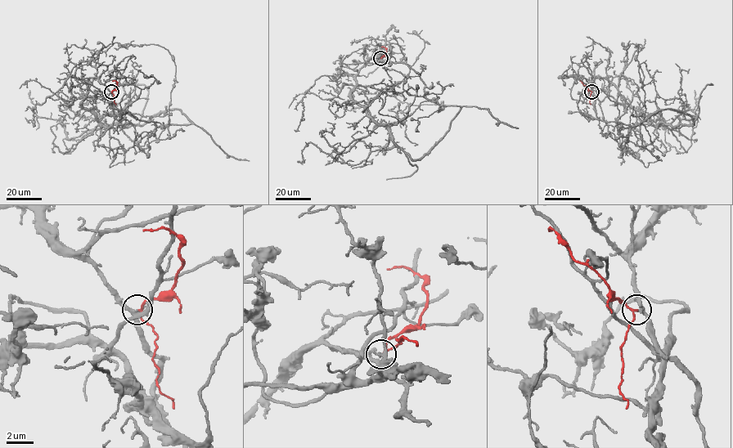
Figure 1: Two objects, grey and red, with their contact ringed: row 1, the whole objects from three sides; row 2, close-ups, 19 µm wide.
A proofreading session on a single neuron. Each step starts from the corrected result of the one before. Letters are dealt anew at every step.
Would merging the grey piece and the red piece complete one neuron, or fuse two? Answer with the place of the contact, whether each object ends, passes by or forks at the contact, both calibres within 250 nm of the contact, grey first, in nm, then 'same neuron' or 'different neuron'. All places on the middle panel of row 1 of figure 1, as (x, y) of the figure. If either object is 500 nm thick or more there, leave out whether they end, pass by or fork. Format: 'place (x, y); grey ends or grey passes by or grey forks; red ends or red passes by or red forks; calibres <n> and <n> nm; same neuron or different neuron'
place (380, 58); grey forks; red passes by; calibres 150 and 120 nm; different neuron

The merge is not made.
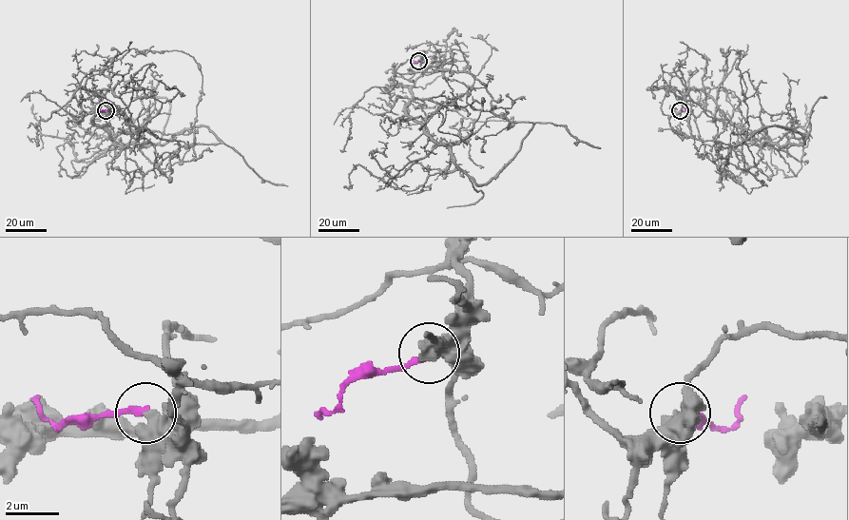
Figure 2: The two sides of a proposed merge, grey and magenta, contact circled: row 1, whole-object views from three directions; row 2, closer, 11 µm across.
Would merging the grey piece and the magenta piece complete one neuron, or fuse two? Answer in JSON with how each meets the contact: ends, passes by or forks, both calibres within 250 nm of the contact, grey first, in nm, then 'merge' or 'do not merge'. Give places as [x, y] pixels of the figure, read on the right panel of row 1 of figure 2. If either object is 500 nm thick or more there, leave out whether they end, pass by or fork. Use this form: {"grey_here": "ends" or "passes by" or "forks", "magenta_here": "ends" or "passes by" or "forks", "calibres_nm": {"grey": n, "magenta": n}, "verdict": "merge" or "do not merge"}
{"calibres_nm": {"grey": 550, "magenta": 240}, "verdict": "do not merge"}

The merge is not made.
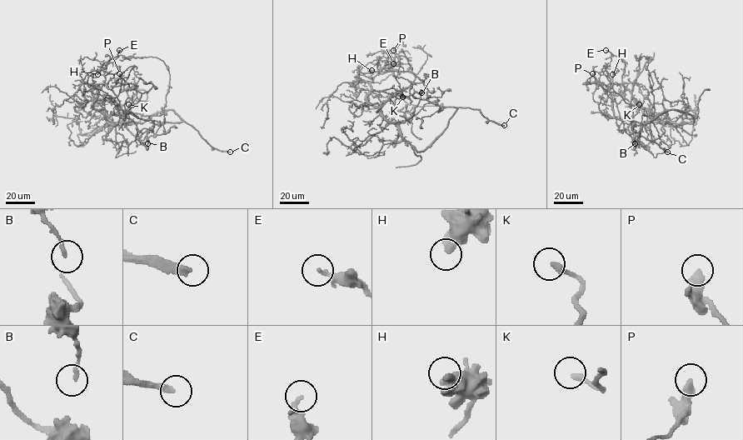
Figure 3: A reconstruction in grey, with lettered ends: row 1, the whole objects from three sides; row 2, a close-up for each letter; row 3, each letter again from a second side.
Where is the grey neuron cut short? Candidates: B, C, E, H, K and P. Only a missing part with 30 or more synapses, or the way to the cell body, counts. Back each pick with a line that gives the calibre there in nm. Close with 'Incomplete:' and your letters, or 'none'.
C: 320 nm thick
Incomplete: C

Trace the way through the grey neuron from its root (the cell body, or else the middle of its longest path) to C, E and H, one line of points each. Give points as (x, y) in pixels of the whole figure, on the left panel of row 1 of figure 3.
C: (120, 142), (131, 143), (156, 124), (185, 122), (213, 147), (230, 152)
E: (120, 142), (116, 143), (116, 127), (93, 107), (97, 90), (87, 82), (87, 77), (117, 56), (119, 50)
H: (120, 142), (137, 140), (153, 120), (127, 113), (112, 99), (88, 101), (83, 79), (92, 71), (97, 74)

